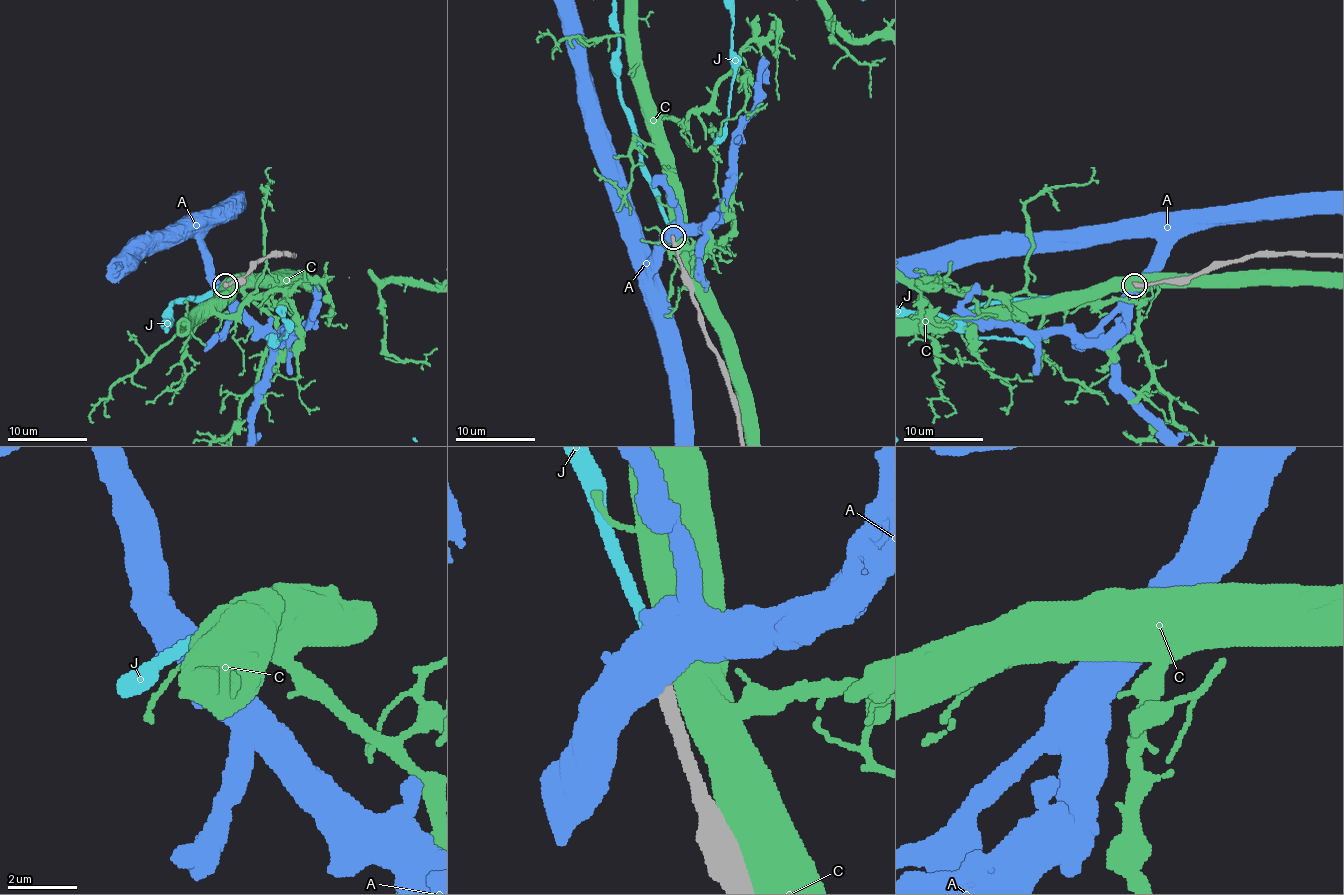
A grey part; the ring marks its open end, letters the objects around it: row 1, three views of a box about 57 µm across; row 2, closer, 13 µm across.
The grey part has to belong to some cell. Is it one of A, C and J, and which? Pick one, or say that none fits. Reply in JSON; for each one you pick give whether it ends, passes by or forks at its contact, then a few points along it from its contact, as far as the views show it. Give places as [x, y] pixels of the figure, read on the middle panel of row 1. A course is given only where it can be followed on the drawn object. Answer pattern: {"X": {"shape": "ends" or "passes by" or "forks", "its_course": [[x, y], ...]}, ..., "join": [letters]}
{"J": {"shape": "ends"}, "join": ["J"]}

